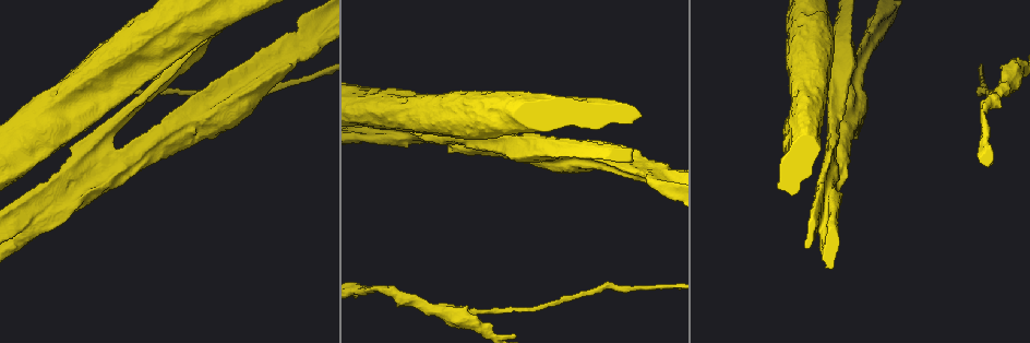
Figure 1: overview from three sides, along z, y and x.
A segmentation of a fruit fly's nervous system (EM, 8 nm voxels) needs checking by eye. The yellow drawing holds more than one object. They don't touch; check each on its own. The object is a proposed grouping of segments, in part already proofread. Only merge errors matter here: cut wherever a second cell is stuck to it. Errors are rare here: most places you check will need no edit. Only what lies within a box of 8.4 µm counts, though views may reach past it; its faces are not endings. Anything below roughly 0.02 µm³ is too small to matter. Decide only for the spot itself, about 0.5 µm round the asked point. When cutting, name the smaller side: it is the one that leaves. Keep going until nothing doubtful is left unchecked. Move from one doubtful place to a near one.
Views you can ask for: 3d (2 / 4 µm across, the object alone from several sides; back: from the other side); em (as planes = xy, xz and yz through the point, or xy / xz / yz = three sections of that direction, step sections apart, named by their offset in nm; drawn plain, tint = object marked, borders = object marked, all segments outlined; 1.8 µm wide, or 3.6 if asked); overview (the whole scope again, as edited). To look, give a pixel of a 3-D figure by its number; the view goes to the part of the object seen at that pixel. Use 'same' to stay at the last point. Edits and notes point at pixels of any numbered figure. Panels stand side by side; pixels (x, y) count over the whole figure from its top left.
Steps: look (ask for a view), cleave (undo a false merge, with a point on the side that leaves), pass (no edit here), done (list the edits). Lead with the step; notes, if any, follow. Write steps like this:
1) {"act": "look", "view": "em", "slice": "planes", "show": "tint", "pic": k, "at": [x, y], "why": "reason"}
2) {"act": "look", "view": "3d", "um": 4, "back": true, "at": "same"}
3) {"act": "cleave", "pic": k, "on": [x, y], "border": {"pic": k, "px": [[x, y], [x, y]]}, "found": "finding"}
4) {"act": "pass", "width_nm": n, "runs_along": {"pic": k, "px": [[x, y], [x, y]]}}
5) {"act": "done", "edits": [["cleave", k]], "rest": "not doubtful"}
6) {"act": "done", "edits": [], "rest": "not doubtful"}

{"act": "look", "view": "em", "slice": "yz", "step": 8, "show": "tint", "pic": 1, "at": [374, 134], "why": "sudden change in width"}

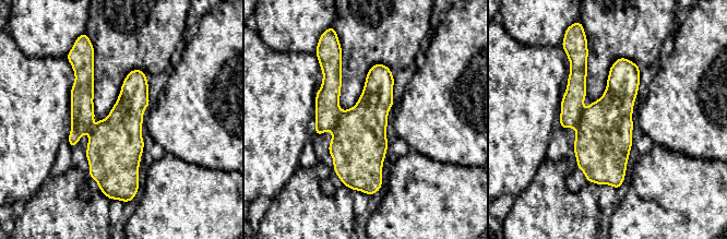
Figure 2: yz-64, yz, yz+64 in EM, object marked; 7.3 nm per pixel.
{"act": "look", "view": "em", "slice": "planes", "show": "tint", "at": "same", "why": "another direction"}

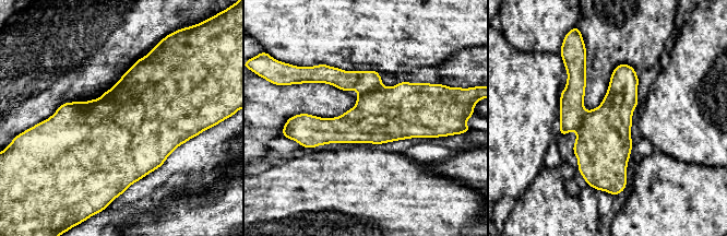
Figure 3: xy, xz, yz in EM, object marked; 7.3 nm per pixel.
{"act": "cleave", "pic": 3, "on": [362, 82], "width_nm": 400, "part_leaving": {"pic": 3, "px": [[583, 62], [562, 132]]}, "found": "two cells meet here"}

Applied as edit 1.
{"act": "look", "view": "3d", "um": 4, "back": true, "pic": 1, "at": [106, 182], "why": "calibre changes"}

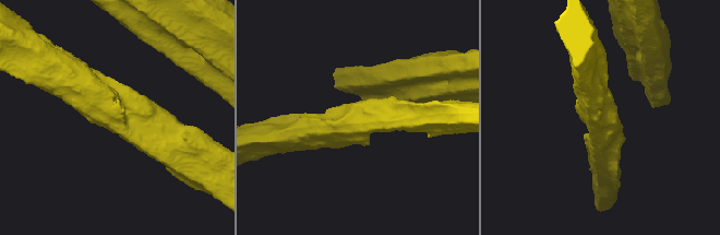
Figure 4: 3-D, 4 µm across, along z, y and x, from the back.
{"act": "look", "view": "em", "slice": "xy", "step": 4, "show": "tint", "pic": 4, "at": [594, 114]}

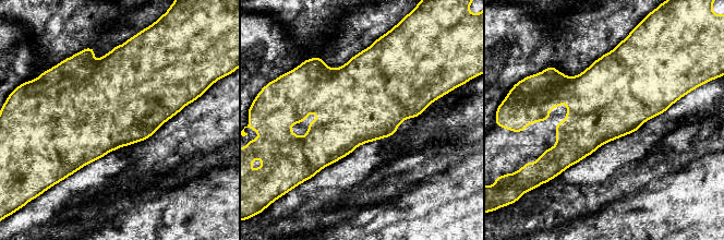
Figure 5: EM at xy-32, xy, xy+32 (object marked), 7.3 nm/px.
{"act": "pass", "width_nm": 550, "found": "all the same cell"}

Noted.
{"act": "look", "view": "3d", "um": 2, "pic": 1, "at": [454, 314], "why": "side arm on a straight run"}

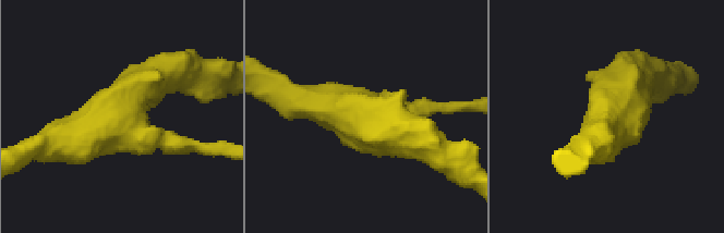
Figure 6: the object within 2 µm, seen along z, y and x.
{"act": "look", "view": "em", "slice": "planes", "show": "tint", "pic": 6, "at": [120, 118]}

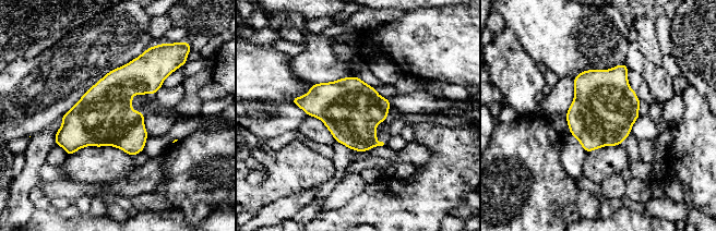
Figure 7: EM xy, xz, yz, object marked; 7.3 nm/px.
{"act": "pass", "width_nm": 440, "found": "one cell here"}

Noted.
{"act": "look", "view": "em", "slice": "planes", "show": "tint", "pic": 1, "at": [58, 209], "why": "branch point"}

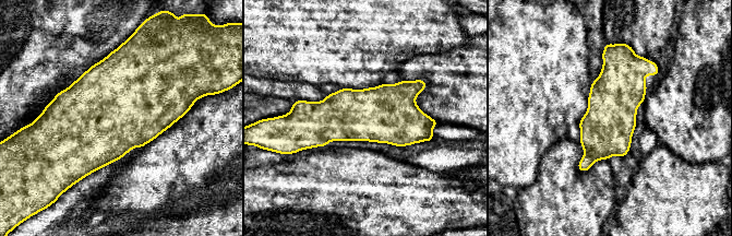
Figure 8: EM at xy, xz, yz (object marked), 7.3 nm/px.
{"act": "pass", "width_nm": 380, "found": "continuous, no second cell"}

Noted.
{"act": "done", "edits": [["cleave", 3]], "rest": "not doubtful"}

